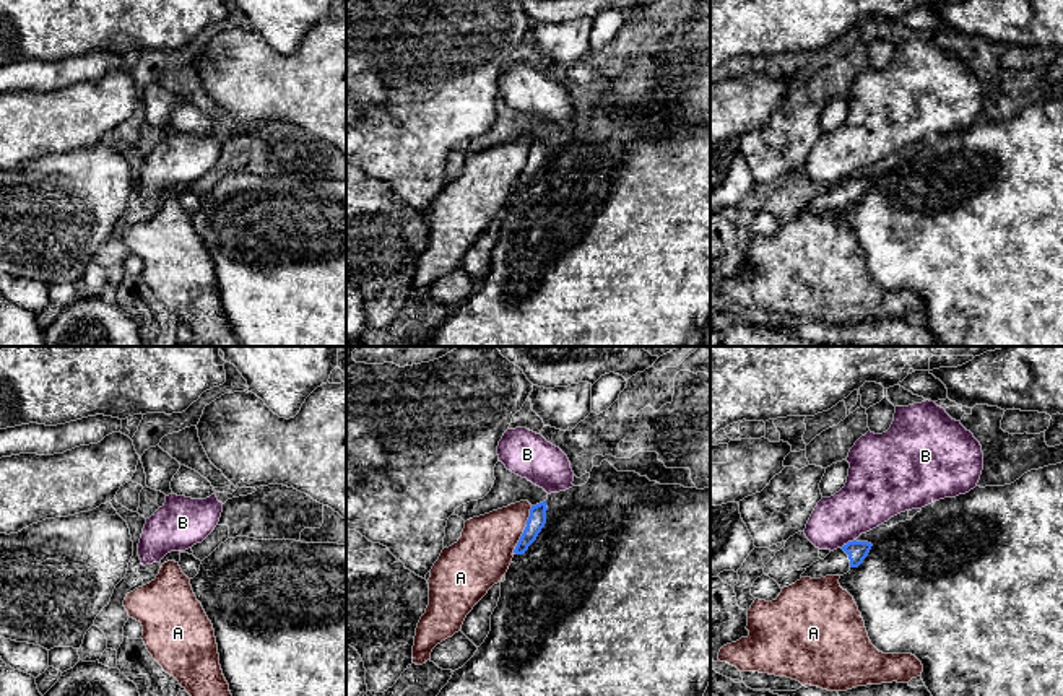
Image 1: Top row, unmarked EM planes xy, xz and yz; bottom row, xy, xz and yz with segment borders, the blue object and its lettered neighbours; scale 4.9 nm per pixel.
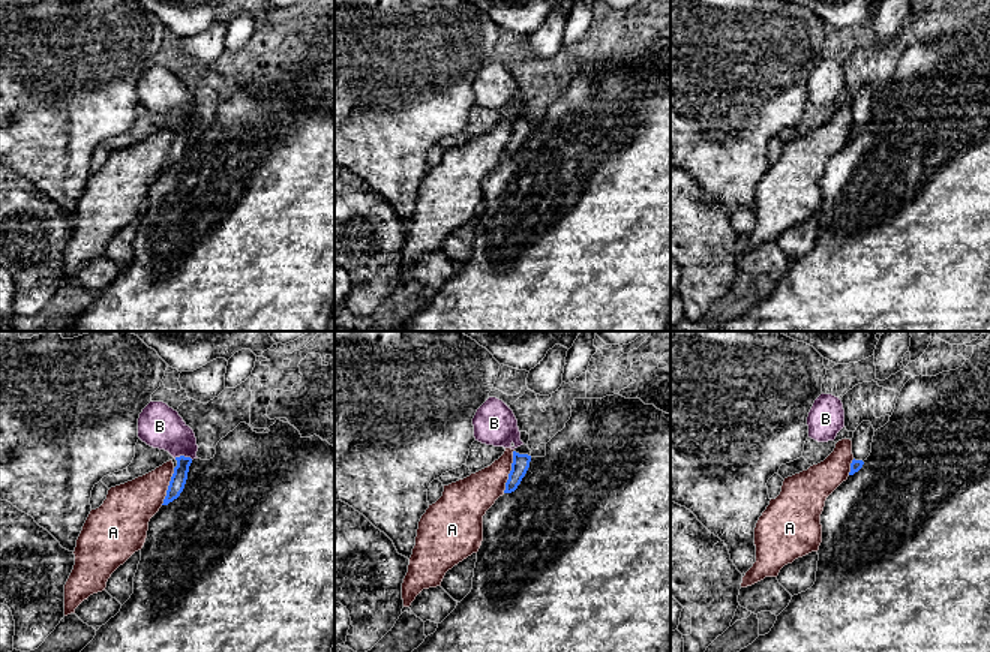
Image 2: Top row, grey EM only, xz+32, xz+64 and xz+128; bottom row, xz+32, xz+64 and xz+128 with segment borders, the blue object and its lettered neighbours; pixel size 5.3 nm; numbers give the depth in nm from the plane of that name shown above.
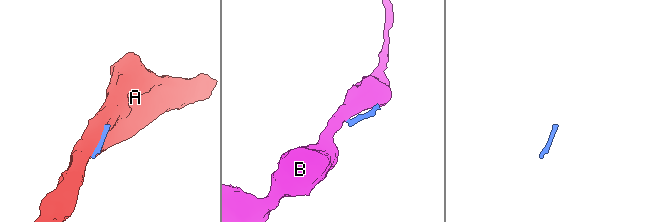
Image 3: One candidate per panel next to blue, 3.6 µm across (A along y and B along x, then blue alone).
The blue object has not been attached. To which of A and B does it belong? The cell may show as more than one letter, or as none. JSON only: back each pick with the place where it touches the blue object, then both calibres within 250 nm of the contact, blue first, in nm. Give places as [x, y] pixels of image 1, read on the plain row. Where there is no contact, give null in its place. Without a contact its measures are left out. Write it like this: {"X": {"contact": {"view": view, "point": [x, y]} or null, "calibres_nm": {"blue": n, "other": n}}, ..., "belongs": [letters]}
{"belongs": []}

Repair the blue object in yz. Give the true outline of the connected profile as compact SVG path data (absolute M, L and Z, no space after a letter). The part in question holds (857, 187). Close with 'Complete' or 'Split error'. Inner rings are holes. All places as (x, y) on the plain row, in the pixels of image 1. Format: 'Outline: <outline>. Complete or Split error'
Outline: M848 177L842 184L831 187L824 195L806 203L801 213L821 215L826 211L844 211L863 198L871 182L868 177Z. Split error

